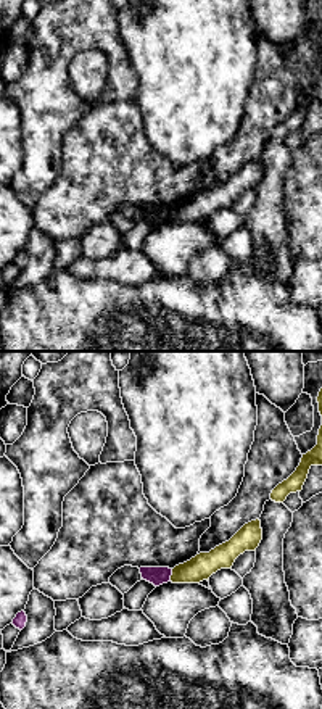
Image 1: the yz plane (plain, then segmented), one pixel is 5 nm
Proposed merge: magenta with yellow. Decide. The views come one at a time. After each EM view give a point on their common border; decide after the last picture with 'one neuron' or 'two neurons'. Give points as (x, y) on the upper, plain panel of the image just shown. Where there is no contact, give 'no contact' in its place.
contact (171, 213)

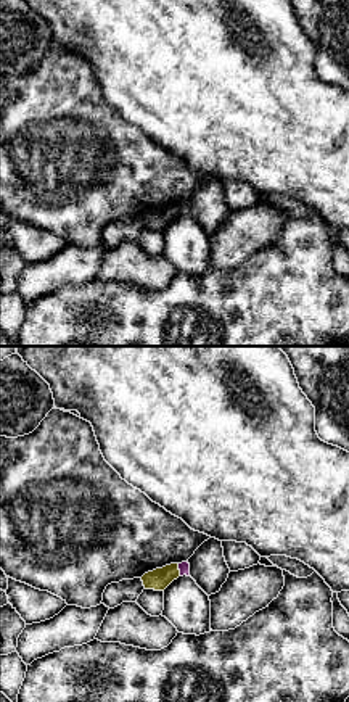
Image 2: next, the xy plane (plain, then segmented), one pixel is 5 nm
contact (179, 208)

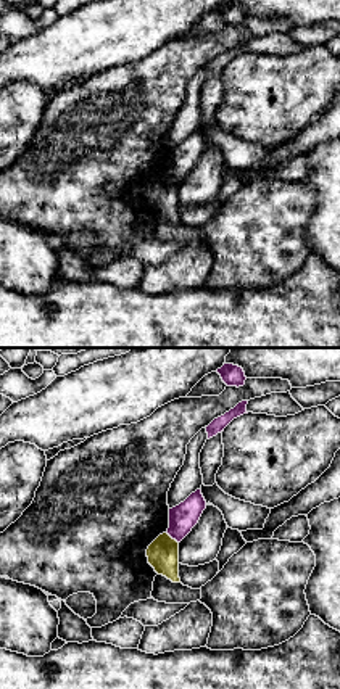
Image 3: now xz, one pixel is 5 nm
contact (173, 177)

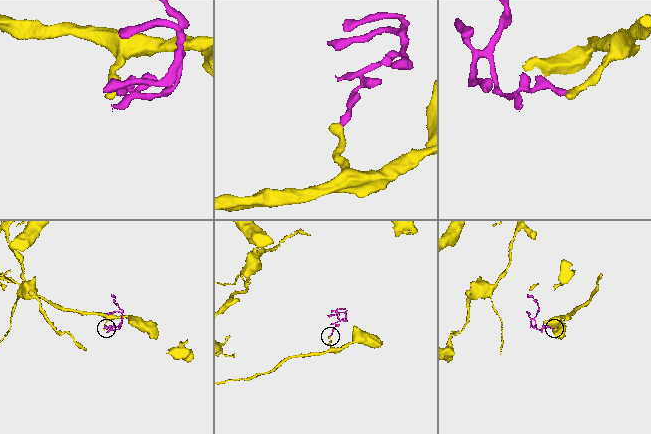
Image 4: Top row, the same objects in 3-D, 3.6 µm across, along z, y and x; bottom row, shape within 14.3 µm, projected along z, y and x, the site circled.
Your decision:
two neurons

